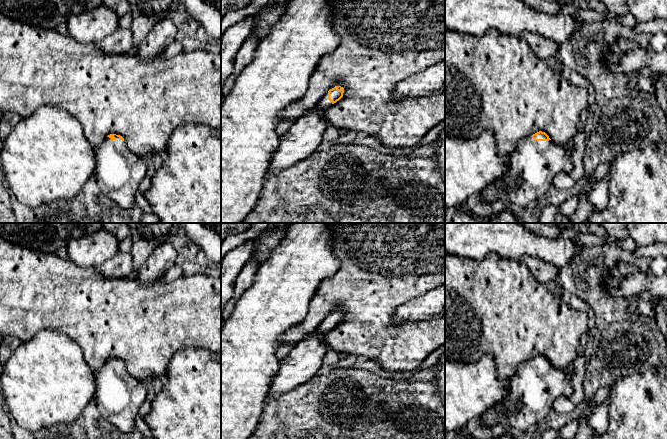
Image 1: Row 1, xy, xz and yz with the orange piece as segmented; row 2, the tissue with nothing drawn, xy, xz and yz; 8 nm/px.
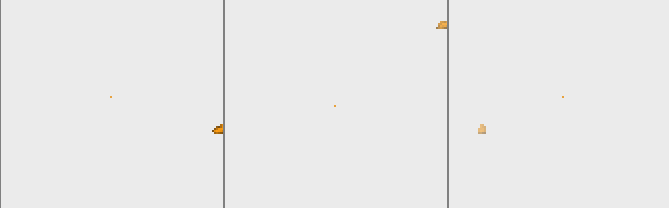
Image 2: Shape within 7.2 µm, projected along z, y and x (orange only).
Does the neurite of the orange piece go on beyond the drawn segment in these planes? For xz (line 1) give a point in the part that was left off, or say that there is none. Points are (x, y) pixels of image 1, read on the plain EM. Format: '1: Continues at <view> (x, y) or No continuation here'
1: Continues at xz (302, 364)

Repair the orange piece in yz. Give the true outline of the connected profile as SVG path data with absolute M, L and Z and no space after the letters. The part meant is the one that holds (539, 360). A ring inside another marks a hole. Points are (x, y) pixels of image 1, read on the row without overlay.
M542 355L521 363L515 374L507 382L507 396L475 420L472 425L473 431L487 434L490 428L496 425L514 427L525 431L532 425L539 424L546 419L553 409L553 402L557 398L570 397L573 394L573 386L567 375L567 369L554 367Z

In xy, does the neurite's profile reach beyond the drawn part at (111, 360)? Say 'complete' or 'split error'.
split error

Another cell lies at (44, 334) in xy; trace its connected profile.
M42 330L37 333L31 340L22 342L13 352L9 361L2 366L0 387L3 390L6 409L11 419L15 420L17 424L23 429L37 431L45 428L52 429L53 427L62 428L74 423L80 417L86 405L94 399L96 383L94 371L86 364L81 348L71 338L54 330Z

